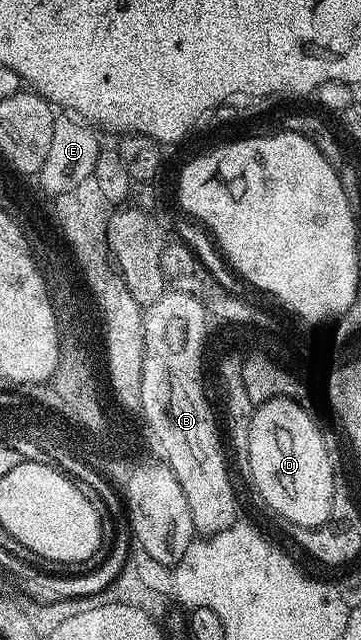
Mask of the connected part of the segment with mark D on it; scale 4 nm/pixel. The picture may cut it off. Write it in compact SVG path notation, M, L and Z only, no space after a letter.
M274 396L252 411L245 439L248 450L245 472L251 476L260 498L268 504L266 507L297 526L309 528L319 527L329 518L337 473L327 440L315 425L315 418L298 400Z

